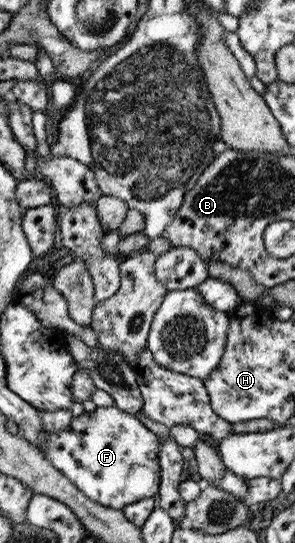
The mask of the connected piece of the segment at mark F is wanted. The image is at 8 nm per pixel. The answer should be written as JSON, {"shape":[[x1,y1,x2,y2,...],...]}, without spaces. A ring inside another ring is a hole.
{"shape":[[115,405,109,407,96,407,92,412,85,412,73,417,69,425,61,428,59,432,46,432,44,434,44,457,53,468,65,475,65,478,83,493,85,498,93,500,99,506,123,510,131,502,151,498,157,494,159,484,159,460,157,460,157,447,159,440,143,426,143,424,129,413,119,410]]}

